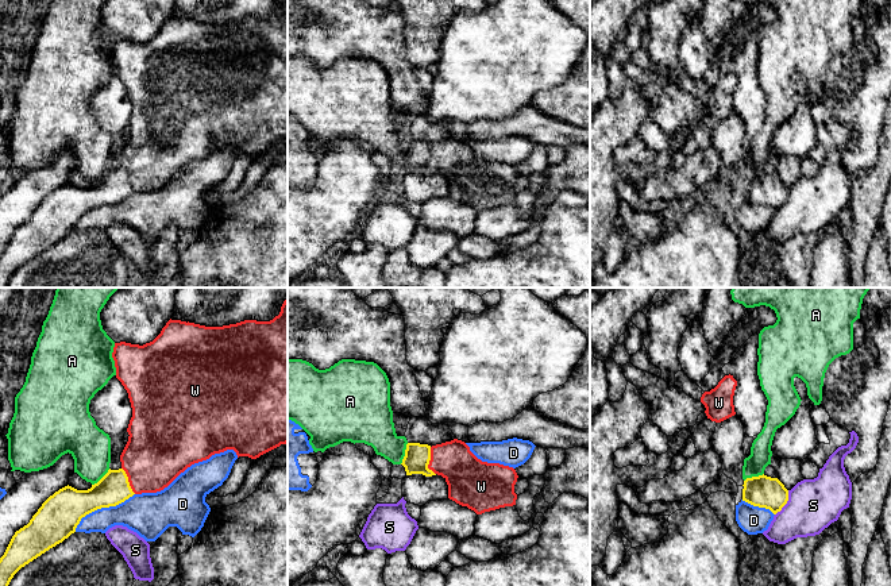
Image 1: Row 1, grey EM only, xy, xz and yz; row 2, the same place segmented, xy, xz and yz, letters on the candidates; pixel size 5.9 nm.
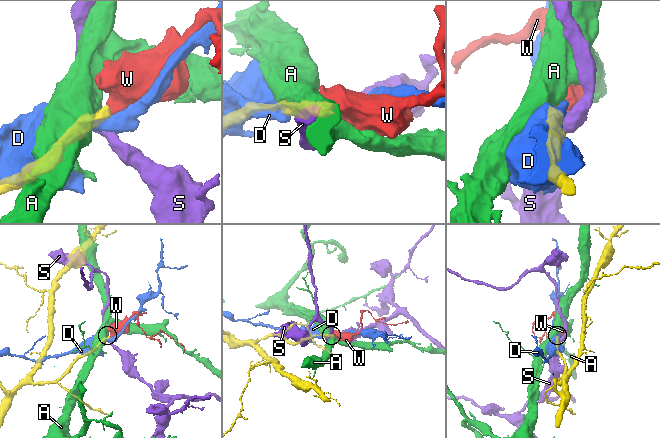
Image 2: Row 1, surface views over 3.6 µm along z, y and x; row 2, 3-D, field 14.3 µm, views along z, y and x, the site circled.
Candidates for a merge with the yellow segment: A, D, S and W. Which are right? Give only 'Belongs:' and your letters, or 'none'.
Belongs: W

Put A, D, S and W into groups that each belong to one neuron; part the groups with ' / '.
A / D / S / W

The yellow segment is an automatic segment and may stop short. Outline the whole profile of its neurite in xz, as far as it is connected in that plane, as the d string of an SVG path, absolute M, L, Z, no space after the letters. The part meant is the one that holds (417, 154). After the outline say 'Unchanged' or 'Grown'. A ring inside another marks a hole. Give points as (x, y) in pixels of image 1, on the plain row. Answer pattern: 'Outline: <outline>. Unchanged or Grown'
Outline: M454 136L432 144L408 140L401 162L405 165L406 173L441 173L448 182L448 196L462 204L467 204L477 212L516 203L517 192L514 190L514 182L518 176L516 167L500 161L482 159L462 138Z. Grown

